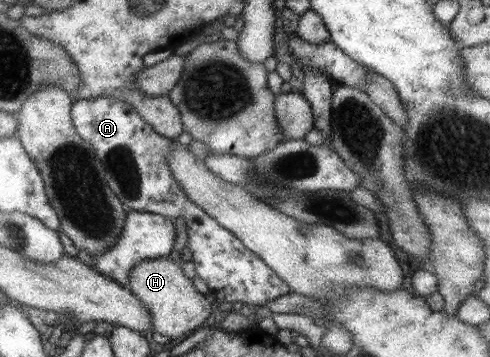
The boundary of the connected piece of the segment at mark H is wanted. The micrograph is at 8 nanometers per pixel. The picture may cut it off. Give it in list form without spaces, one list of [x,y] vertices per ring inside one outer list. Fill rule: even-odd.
[[[170,256],[156,259],[141,259],[131,269],[126,285],[148,308],[153,323],[153,332],[162,333],[170,340],[185,333],[194,332],[212,313],[212,298],[196,290],[192,278],[188,278],[177,262]]]

